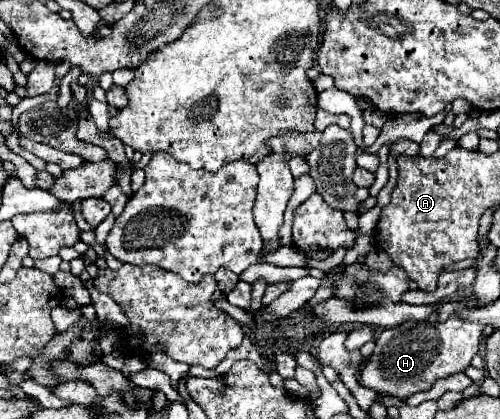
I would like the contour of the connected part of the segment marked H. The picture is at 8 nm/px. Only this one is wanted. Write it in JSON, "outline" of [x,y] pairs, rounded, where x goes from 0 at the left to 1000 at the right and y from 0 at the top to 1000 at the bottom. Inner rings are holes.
{"outline":[[[860,752],[852,766],[812,766],[808,776],[768,785],[752,809],[740,866],[724,885],[724,914],[752,938],[816,952],[836,933],[860,928],[876,905],[928,885],[956,842],[964,790],[968,776],[928,766],[916,752],[900,752],[892,766]]]}

